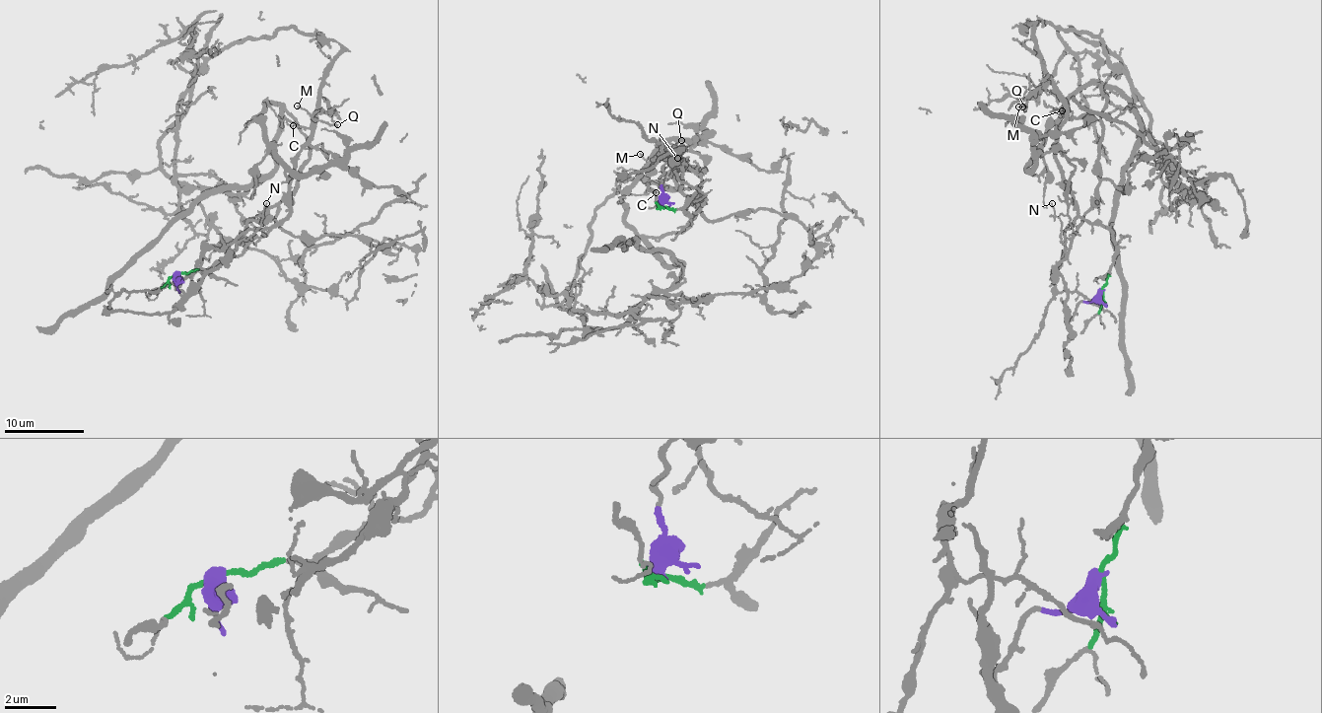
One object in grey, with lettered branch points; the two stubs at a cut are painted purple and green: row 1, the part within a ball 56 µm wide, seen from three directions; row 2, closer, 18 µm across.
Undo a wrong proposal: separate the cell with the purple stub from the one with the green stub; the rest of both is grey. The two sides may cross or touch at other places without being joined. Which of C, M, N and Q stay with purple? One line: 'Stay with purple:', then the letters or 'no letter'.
Stay with purple: N

